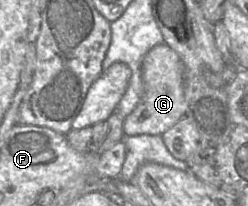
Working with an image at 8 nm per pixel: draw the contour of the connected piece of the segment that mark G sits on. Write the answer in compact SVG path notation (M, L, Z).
M166 43L154 46L142 62L144 93L132 113L124 119L125 136L162 135L184 117L186 102L183 89L184 64L179 54Z

